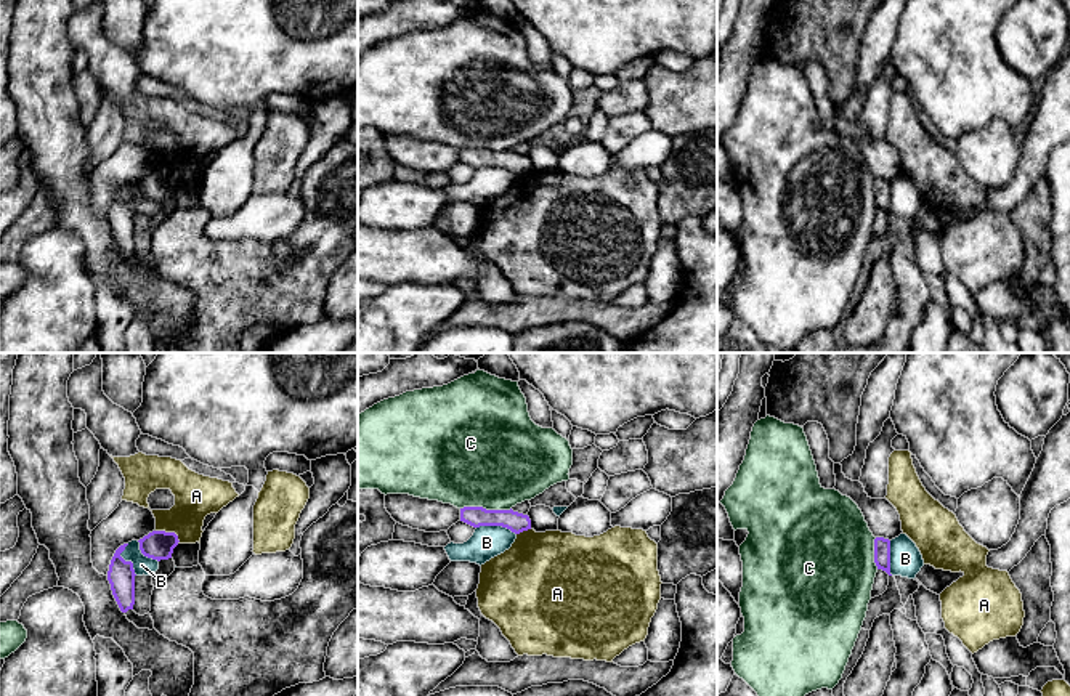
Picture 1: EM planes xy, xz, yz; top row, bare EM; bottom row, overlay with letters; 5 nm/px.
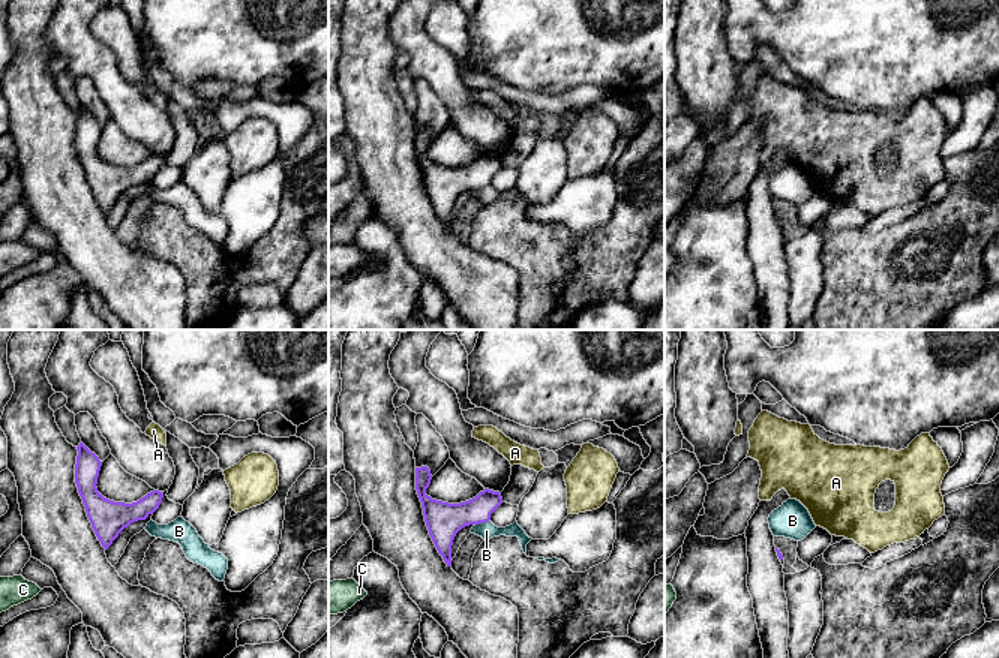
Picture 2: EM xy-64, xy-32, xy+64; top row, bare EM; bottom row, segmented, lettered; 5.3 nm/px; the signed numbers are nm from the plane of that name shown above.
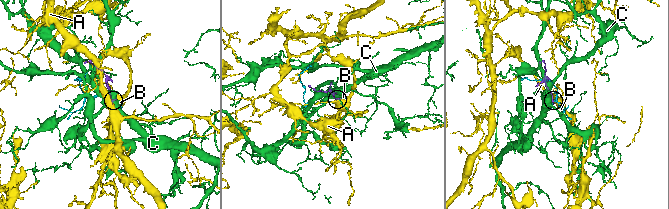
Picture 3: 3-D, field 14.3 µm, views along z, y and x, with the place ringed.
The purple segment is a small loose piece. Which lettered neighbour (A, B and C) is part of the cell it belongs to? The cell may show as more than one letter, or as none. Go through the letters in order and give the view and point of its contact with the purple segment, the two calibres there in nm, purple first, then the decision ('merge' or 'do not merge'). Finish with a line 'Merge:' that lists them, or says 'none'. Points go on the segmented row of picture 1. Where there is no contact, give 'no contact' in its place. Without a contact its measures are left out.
A: meets purple in xy at (169, 533); 140 nm thick on the purple side, 220 nm on the other; do not merge
B: meets purple in xz at (496, 525); 100 nm thick on the purple side, 160 nm on the other; do not merge
C: meets purple in xz at (485, 509); 100 nm thick on the purple side, 480 nm on the other; do not merge
Merge: none

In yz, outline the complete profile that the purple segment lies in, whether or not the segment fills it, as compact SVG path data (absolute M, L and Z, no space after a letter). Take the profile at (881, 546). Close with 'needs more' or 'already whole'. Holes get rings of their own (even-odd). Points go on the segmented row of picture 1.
M884 537L874 539L874 563L877 569L886 571L890 574L890 540Z | already whole

